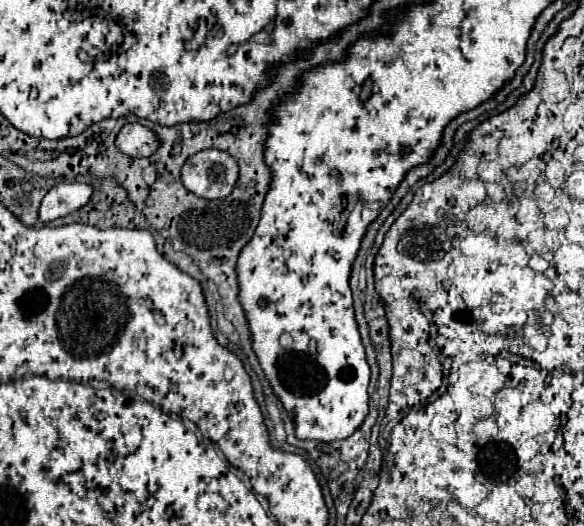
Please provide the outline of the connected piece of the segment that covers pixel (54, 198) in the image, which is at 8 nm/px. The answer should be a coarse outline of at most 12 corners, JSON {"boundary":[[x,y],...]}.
{"boundary":[[61,180],[45,194],[39,218],[51,222],[87,206],[91,184]]}

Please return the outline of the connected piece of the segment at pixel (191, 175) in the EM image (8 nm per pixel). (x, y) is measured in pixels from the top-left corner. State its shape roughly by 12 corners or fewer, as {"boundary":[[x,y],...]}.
{"boundary":[[215,148],[189,157],[181,180],[205,200],[231,194],[239,166]]}

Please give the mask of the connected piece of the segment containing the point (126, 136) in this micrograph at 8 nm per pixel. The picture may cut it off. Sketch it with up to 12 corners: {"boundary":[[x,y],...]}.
{"boundary":[[125,124],[117,148],[133,158],[157,150],[155,134],[141,124]]}

